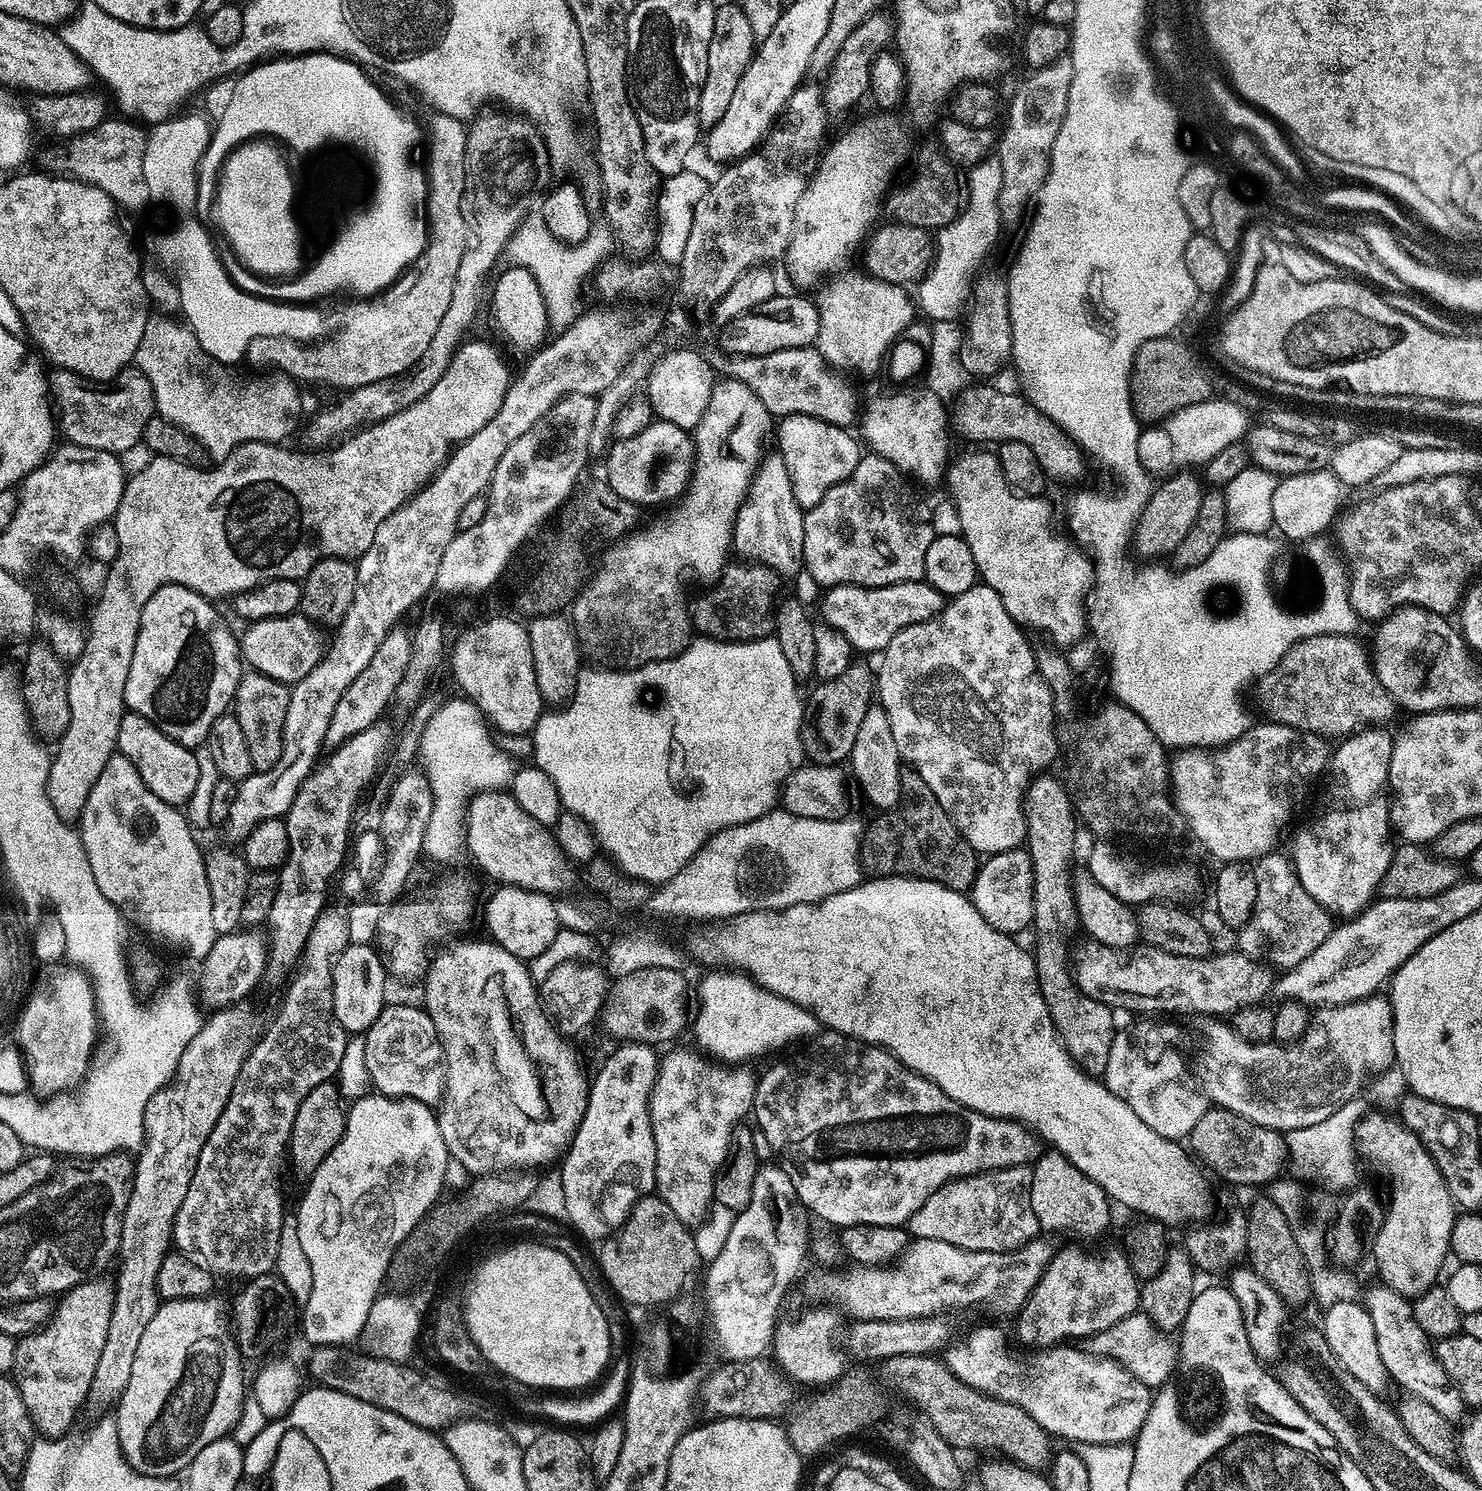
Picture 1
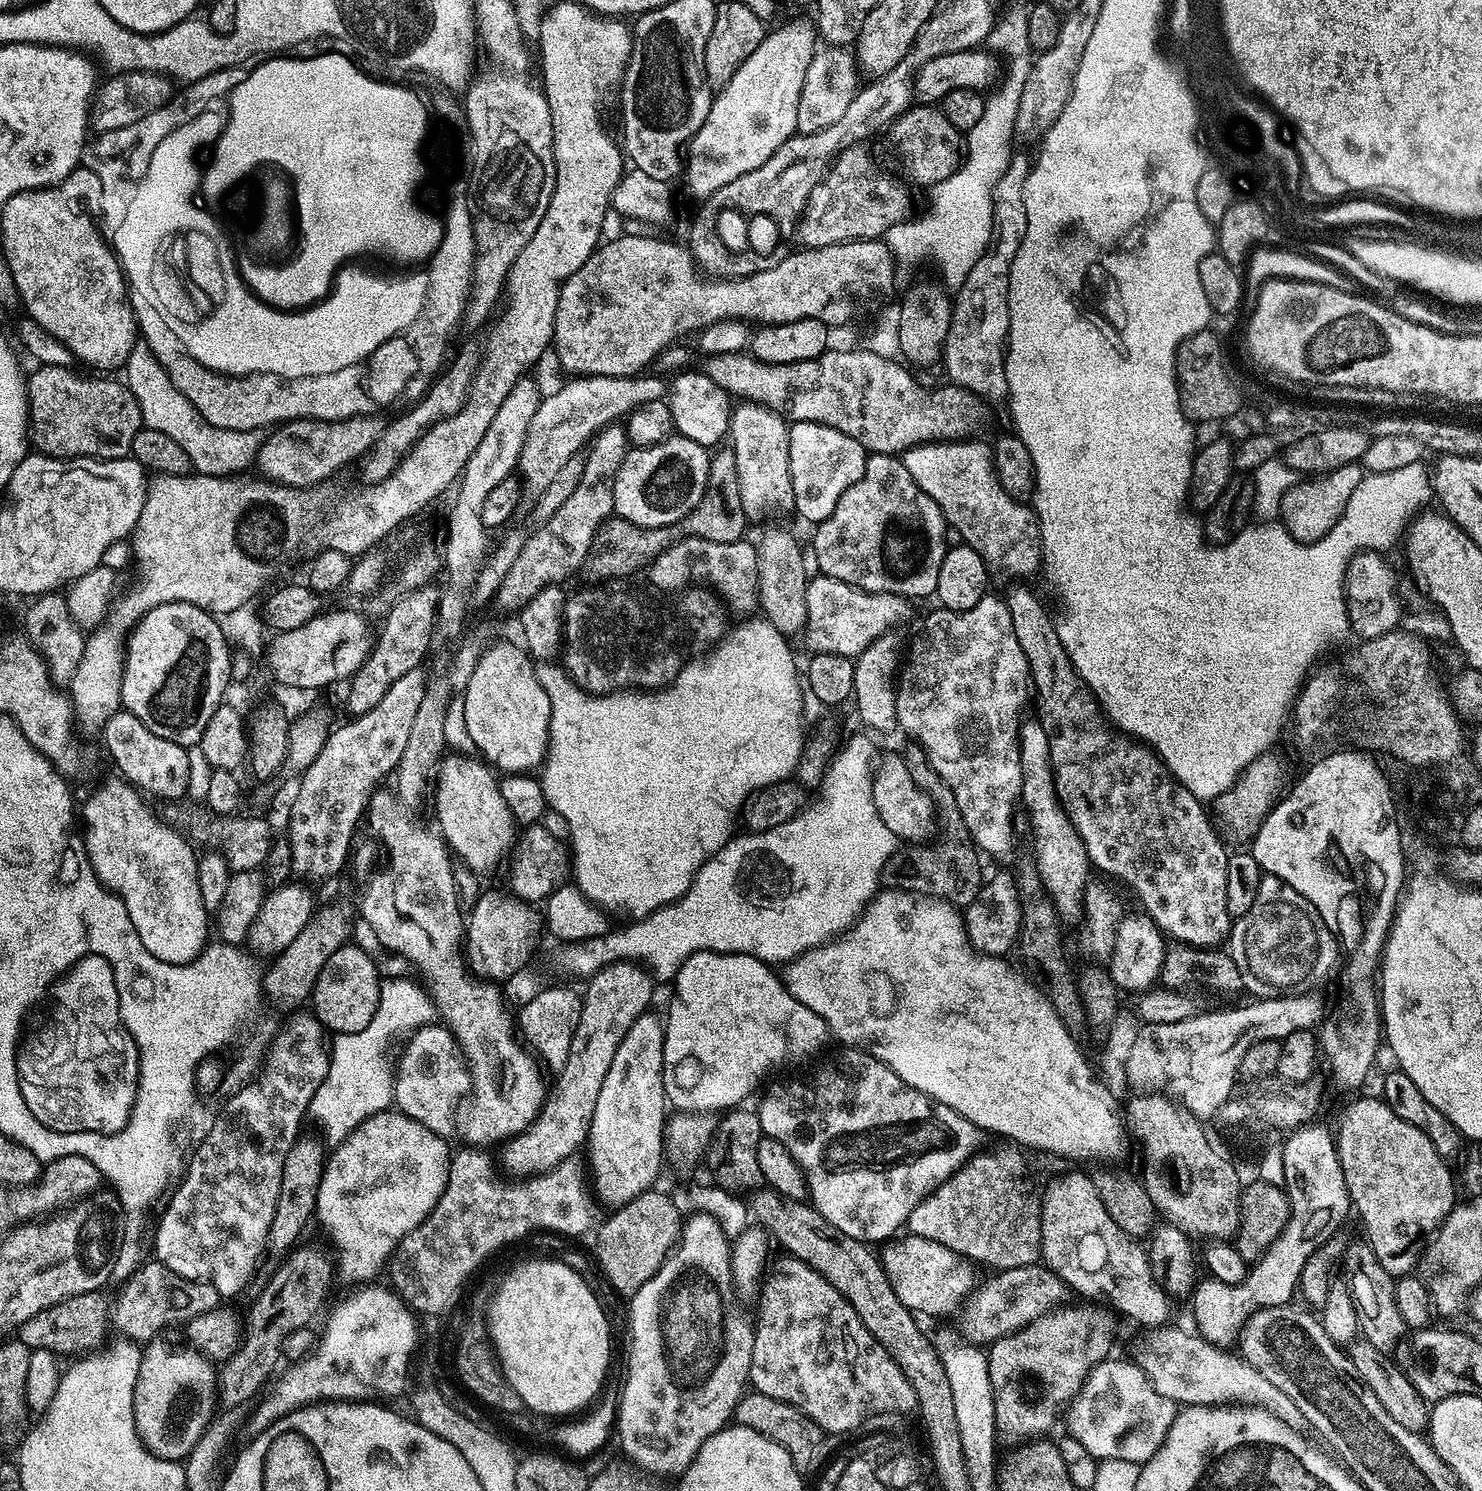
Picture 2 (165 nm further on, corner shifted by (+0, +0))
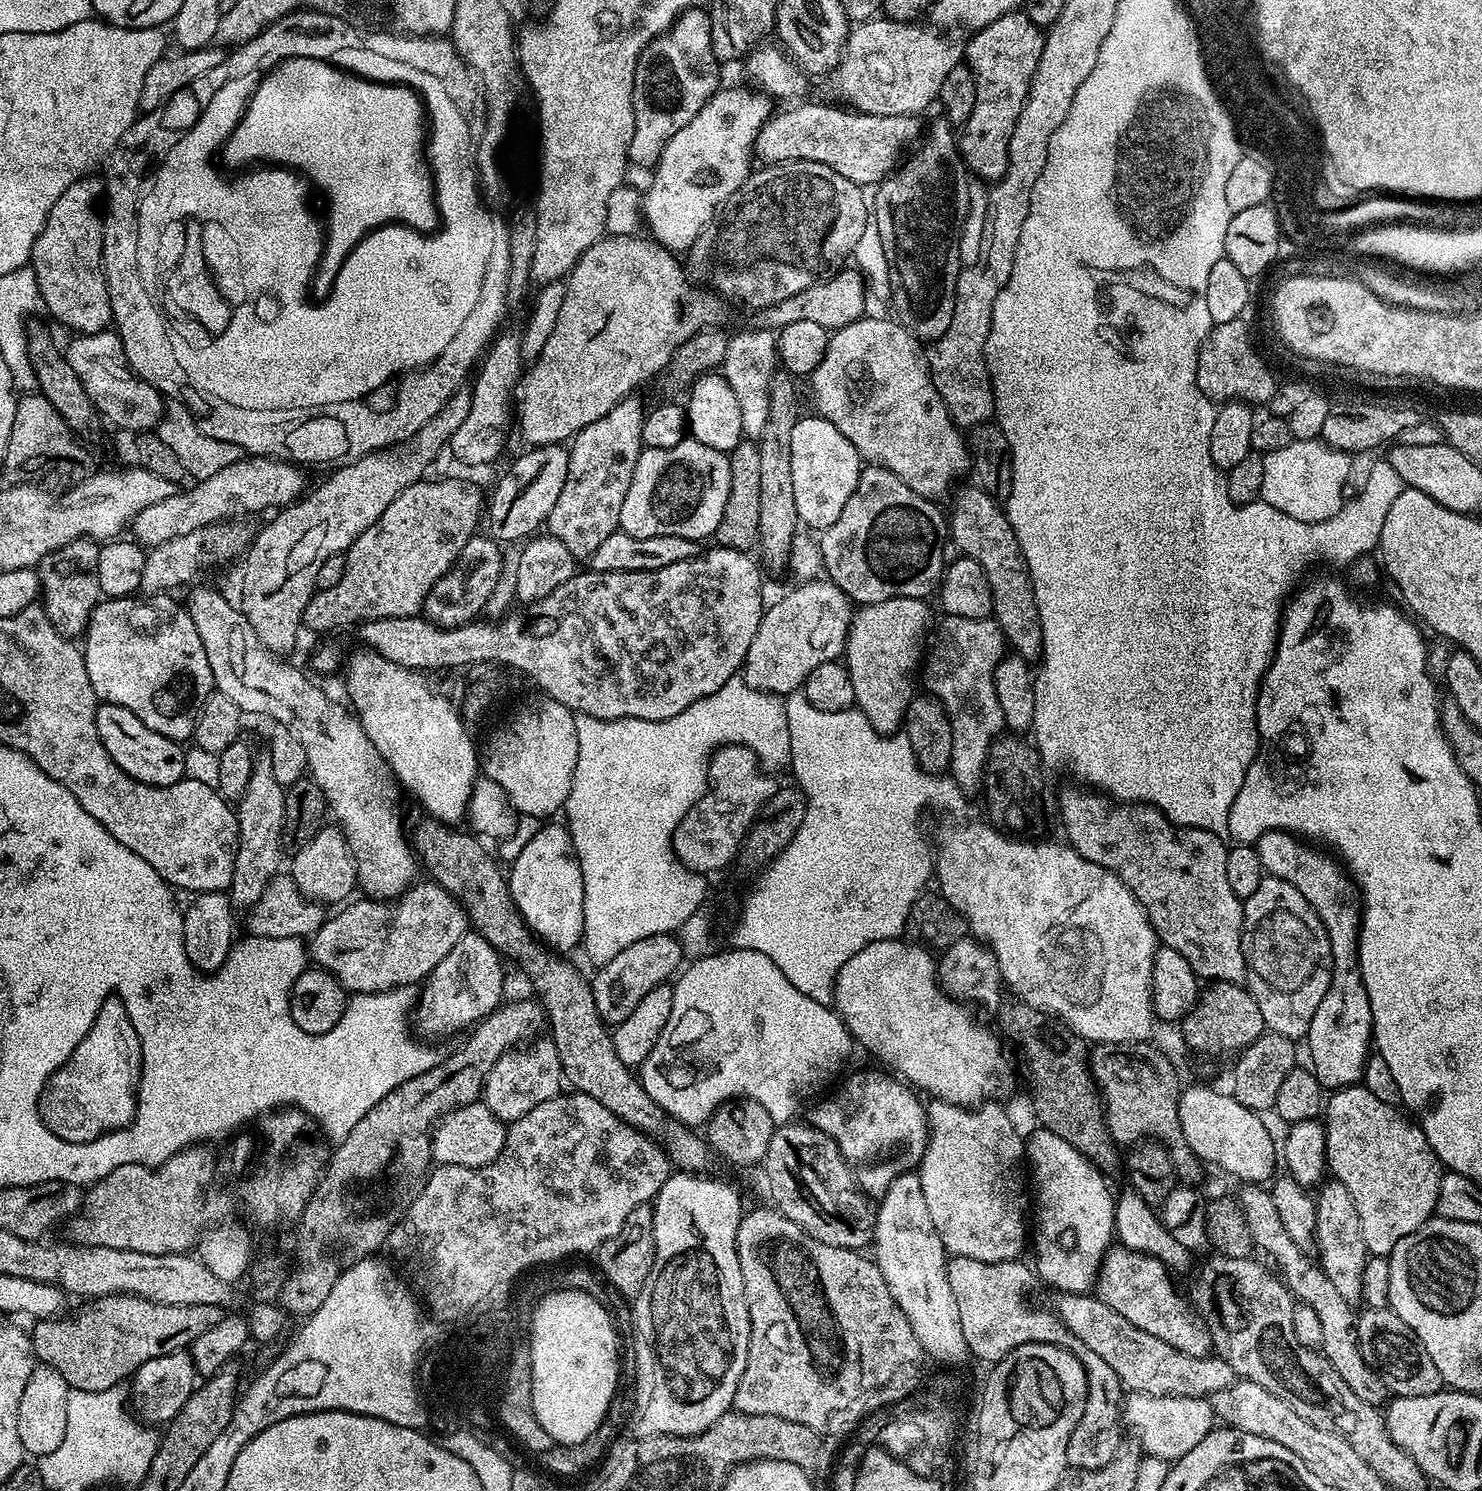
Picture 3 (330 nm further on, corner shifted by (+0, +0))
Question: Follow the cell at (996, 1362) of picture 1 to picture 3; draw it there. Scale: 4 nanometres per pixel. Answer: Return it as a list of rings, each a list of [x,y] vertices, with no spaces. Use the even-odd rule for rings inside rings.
[[[1128,1392],[1122,1401],[1122,1424],[1130,1431],[1131,1439],[1140,1445],[1144,1456],[1157,1456],[1175,1462],[1190,1454],[1206,1434],[1214,1430],[1212,1405],[1204,1398],[1178,1398],[1177,1396],[1151,1396],[1141,1392]]]

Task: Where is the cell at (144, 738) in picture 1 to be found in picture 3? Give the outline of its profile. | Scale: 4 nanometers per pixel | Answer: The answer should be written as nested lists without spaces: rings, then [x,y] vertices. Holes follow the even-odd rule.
[[[101,703],[96,709],[98,722],[98,738],[102,738],[102,746],[106,746],[106,754],[118,762],[120,769],[130,774],[135,780],[153,786],[170,786],[174,782],[185,779],[185,749],[179,743],[146,726],[138,714],[130,714],[126,706]]]

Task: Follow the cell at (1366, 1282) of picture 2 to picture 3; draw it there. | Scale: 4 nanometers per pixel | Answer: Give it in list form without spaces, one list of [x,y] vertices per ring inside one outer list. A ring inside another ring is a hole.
[[[1335,1178],[1319,1185],[1320,1196],[1316,1201],[1316,1242],[1315,1251],[1320,1251],[1318,1264],[1323,1268],[1326,1278],[1334,1282],[1335,1289],[1342,1297],[1356,1302],[1364,1295],[1363,1272],[1370,1253],[1366,1242],[1362,1242],[1362,1222],[1358,1222],[1358,1210],[1354,1206],[1354,1198],[1350,1198],[1350,1190]]]

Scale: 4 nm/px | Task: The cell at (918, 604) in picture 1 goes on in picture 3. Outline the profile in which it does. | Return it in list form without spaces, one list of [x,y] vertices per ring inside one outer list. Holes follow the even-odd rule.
[[[827,578],[806,580],[795,585],[793,592],[788,592],[777,604],[769,603],[760,620],[758,634],[754,634],[754,642],[750,642],[750,650],[744,659],[742,678],[754,690],[771,692],[781,698],[789,692],[803,689],[804,680],[814,670],[814,666],[822,666],[822,662],[839,661],[844,655],[844,647],[848,641],[848,627],[852,625],[853,601],[841,588]]]

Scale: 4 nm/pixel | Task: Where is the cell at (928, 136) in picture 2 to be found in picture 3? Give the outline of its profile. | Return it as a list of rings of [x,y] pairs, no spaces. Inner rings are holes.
[[[800,104],[797,108],[790,109],[789,112],[777,111],[769,116],[768,121],[762,126],[756,139],[755,155],[759,159],[761,156],[765,165],[784,164],[787,160],[822,162],[822,166],[830,166],[830,170],[838,170],[838,174],[842,174],[842,178],[850,178],[850,182],[861,186],[867,186],[867,184],[876,186],[901,163],[905,155],[903,152],[908,147],[911,149],[921,139],[922,124],[920,128],[921,117],[919,115],[879,116],[840,108],[831,108],[828,104]]]

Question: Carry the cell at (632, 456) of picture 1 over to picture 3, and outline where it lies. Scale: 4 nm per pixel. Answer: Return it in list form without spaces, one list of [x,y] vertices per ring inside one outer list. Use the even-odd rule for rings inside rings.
[[[685,438],[666,450],[644,448],[622,504],[619,531],[634,534],[634,538],[674,534],[697,542],[715,537],[722,510],[726,510],[731,481],[727,455],[697,440]]]

